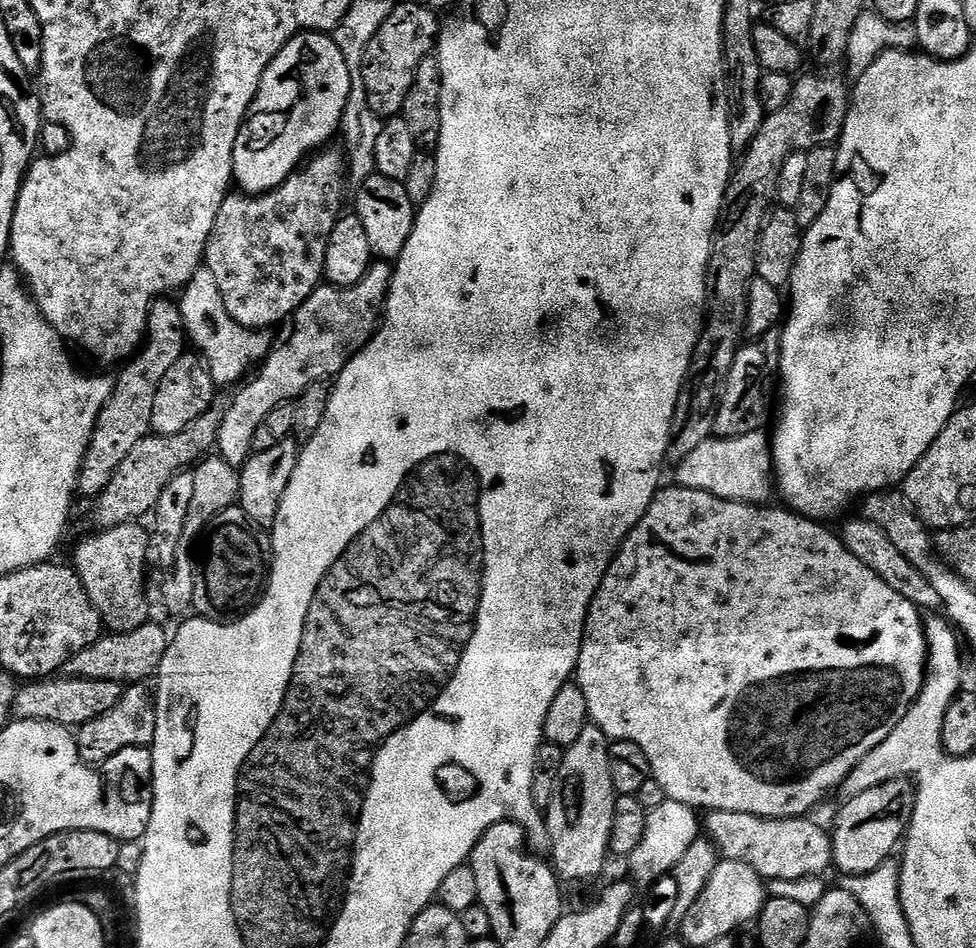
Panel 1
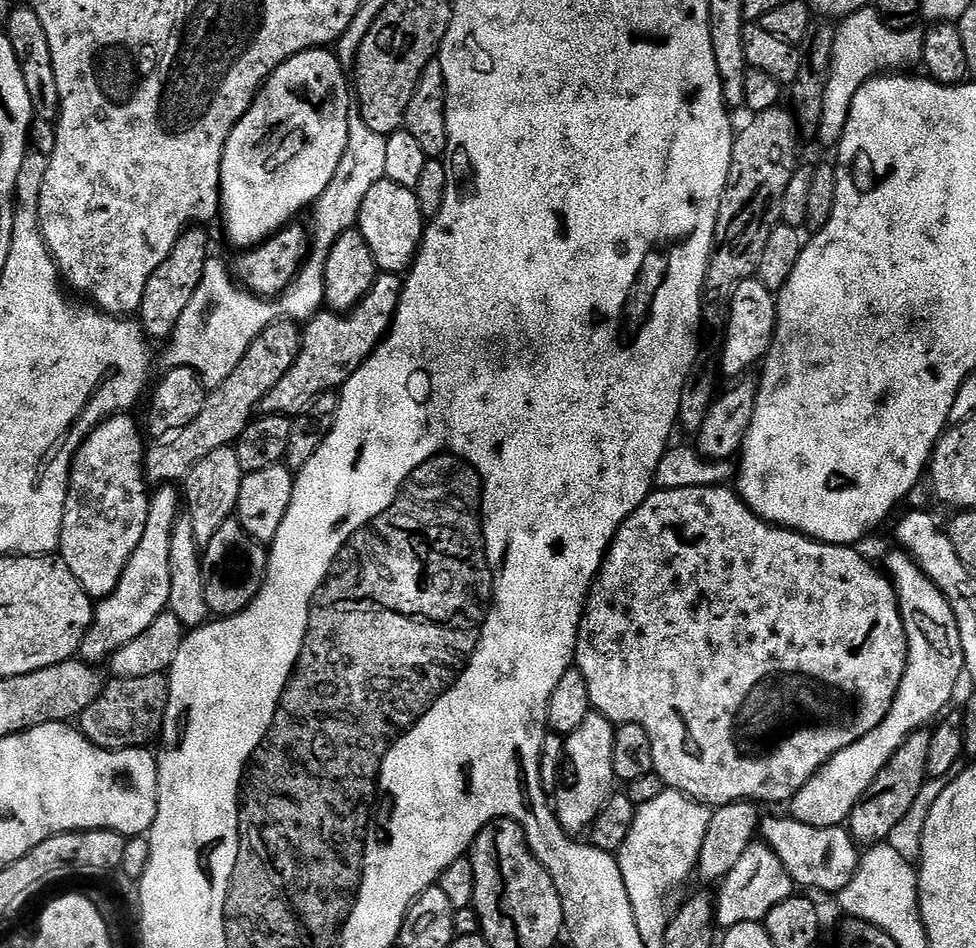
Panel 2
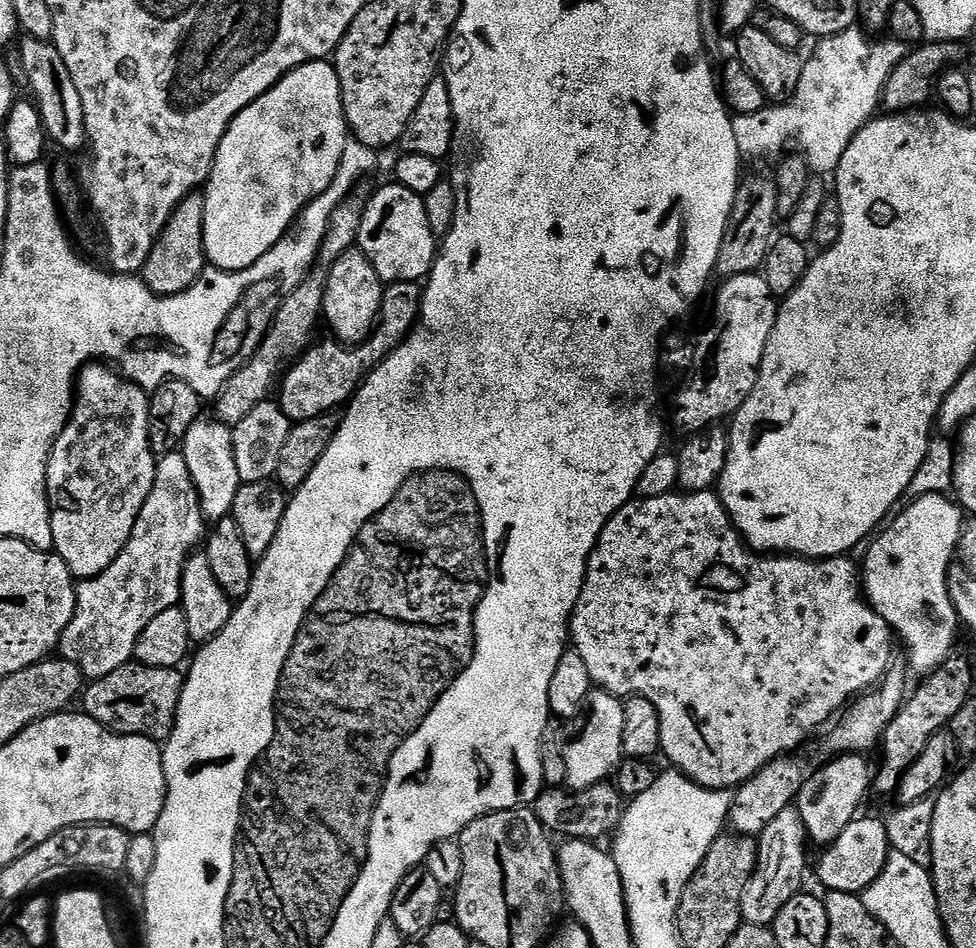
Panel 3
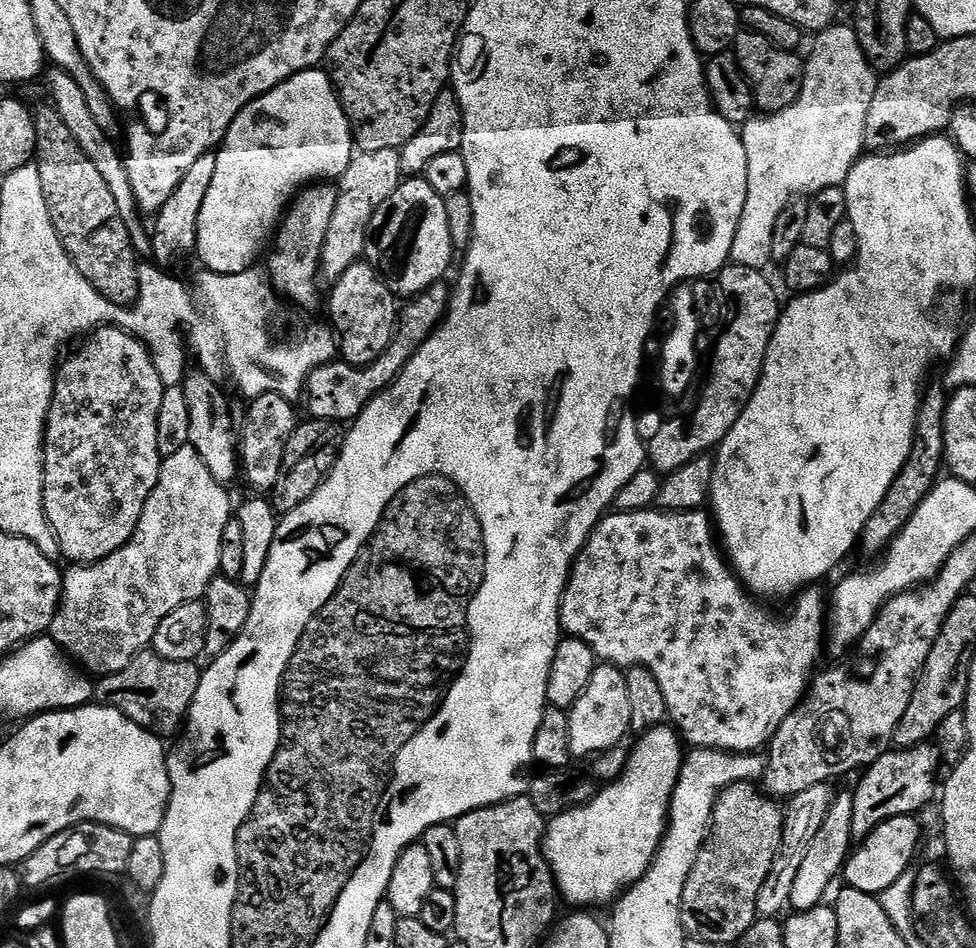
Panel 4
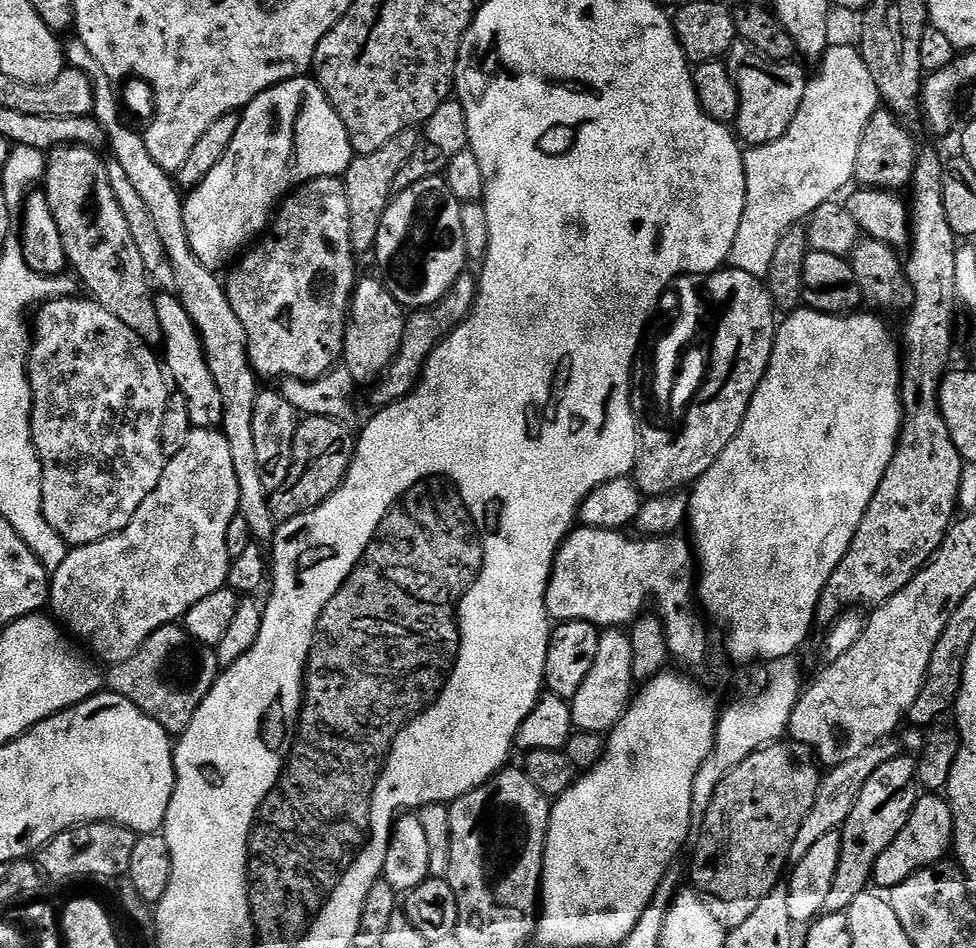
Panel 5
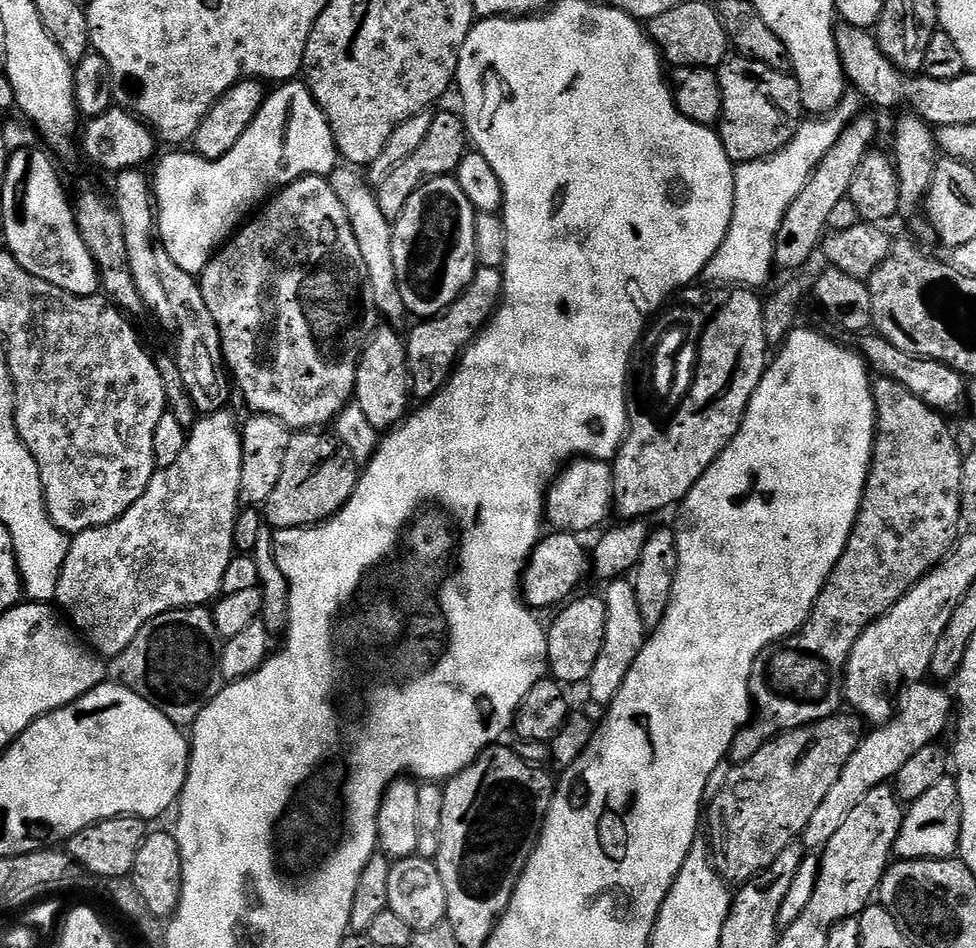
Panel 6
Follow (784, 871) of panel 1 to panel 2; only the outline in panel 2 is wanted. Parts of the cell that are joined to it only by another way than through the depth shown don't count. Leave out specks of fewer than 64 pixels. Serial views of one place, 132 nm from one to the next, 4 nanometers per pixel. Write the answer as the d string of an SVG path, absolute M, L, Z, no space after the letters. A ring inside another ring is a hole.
M791 818L768 820L761 823L759 835L763 843L774 850L782 866L790 874L793 885L804 888L821 888L838 894L854 878L860 865L861 849L847 827L819 828Z

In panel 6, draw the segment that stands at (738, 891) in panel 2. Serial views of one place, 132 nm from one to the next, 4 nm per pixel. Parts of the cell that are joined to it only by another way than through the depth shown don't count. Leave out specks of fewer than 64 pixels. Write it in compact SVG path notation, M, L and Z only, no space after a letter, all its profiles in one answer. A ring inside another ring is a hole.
M921 682L909 684L898 697L898 707L887 724L882 724L871 729L872 733L865 735L859 746L854 750L851 762L844 767L840 781L835 784L830 794L814 810L810 822L806 822L806 830L802 837L805 849L822 850L834 838L838 826L846 822L846 814L862 802L869 788L891 781L902 765L915 754L922 750L922 746L935 744L941 739L944 727L949 727L948 711L953 711L954 700L951 695L943 692L941 685L936 682ZM853 783L853 784L852 784ZM848 784L852 784L852 792L848 792Z

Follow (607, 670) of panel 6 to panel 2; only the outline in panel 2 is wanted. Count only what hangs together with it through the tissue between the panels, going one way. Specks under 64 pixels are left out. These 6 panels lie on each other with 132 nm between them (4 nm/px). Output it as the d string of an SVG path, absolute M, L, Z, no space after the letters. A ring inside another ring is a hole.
M590 714L584 725L574 730L570 737L572 745L568 748L568 764L572 773L568 776L564 788L556 792L554 811L565 832L577 834L587 829L598 818L598 814L608 805L614 795L612 787L618 784L614 774L616 757L616 733L612 721L599 714Z

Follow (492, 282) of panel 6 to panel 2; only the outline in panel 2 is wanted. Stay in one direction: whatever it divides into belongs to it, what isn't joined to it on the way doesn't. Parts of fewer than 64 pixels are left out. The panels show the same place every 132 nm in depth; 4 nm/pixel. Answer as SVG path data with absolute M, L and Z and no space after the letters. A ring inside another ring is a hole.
M385 272L377 275L374 286L368 291L366 298L362 298L362 302L358 302L356 308L343 314L337 314L331 310L321 310L312 320L305 323L302 328L302 343L298 358L294 362L294 366L290 366L290 370L286 370L282 382L278 382L278 386L274 386L274 390L270 390L270 394L266 394L266 398L262 398L258 409L259 415L295 418L309 411L310 406L317 400L343 388L344 383L358 369L364 367L364 361L367 360L368 355L387 336L388 329L392 326L392 319L396 317L396 311L400 305L400 292L403 288L404 280L397 273Z

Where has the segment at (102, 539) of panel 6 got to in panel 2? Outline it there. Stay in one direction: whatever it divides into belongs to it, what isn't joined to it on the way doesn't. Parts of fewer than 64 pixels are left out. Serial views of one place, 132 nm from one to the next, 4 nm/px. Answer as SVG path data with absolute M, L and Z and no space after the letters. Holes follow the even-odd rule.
M160 486L151 493L142 542L138 542L138 550L134 550L118 586L95 605L92 625L80 644L78 656L81 661L100 666L103 660L105 663L117 650L126 646L126 642L134 642L142 630L146 630L163 612L168 611L170 542L182 512L182 496L176 490L172 486Z

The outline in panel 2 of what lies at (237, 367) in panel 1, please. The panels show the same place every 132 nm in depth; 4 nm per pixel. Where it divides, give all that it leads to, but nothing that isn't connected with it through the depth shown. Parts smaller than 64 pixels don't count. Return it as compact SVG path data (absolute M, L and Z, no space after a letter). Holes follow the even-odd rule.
M227 274L220 276L220 284L212 284L212 280L208 280L208 284L200 284L190 306L182 310L182 318L178 318L178 326L167 345L172 355L171 363L195 370L210 390L221 385L234 366L242 362L258 333L265 332L271 324L277 323L276 307L271 299L253 296L250 300L244 300L244 290L228 288L228 284L224 284Z

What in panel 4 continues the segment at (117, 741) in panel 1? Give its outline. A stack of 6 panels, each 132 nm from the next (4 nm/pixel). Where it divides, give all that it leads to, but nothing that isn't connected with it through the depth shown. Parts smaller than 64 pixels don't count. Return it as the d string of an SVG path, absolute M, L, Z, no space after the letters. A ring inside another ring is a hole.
M145 650L132 659L130 666L108 676L100 676L94 684L94 700L126 714L126 718L138 722L138 726L157 734L172 732L176 727L177 731L188 719L194 694L198 694L201 671L199 663L190 660L174 662L170 658L162 658L157 652Z

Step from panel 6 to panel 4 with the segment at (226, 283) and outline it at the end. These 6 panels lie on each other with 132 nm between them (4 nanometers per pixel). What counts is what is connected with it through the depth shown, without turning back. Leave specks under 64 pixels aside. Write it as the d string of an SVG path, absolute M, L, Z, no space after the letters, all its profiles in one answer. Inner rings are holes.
M316 182L305 187L291 201L275 237L276 249L268 260L266 276L271 287L281 297L296 296L296 304L300 308L314 307L316 299L320 296L321 289L318 287L320 258L326 240L326 230L330 230L330 218L334 214L334 202L338 202L338 194L331 183Z

